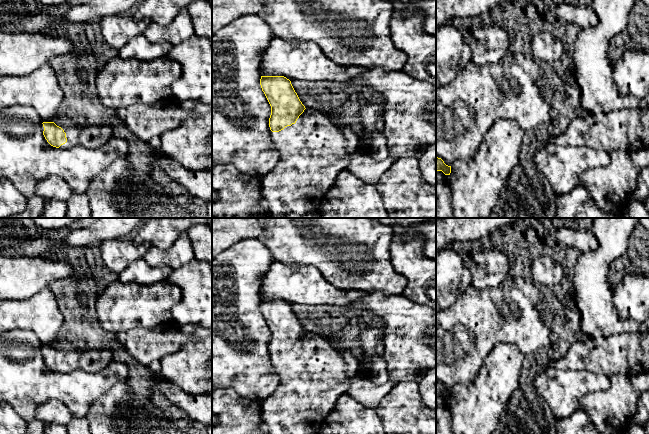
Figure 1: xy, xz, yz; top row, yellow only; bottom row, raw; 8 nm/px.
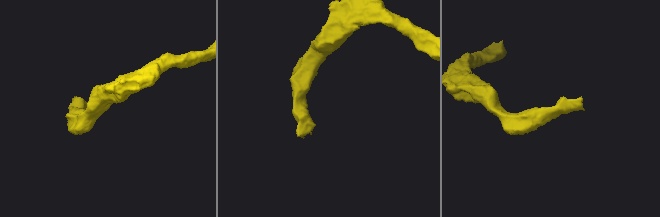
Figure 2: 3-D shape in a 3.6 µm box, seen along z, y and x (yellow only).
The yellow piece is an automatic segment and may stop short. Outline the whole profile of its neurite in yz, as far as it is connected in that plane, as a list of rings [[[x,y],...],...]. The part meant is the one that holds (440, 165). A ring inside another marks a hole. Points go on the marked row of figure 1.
[[[436,157],[436,172],[437,171],[442,171],[445,175],[450,175],[451,166],[446,165],[441,158]]]

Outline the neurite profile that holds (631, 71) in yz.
[[[625,52],[613,66],[613,80],[620,94],[634,96],[649,108],[649,52]]]

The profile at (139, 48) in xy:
[[[139,35],[118,50],[117,54],[124,59],[151,61],[167,56],[170,49],[171,44],[167,42],[152,43],[144,35]]]

